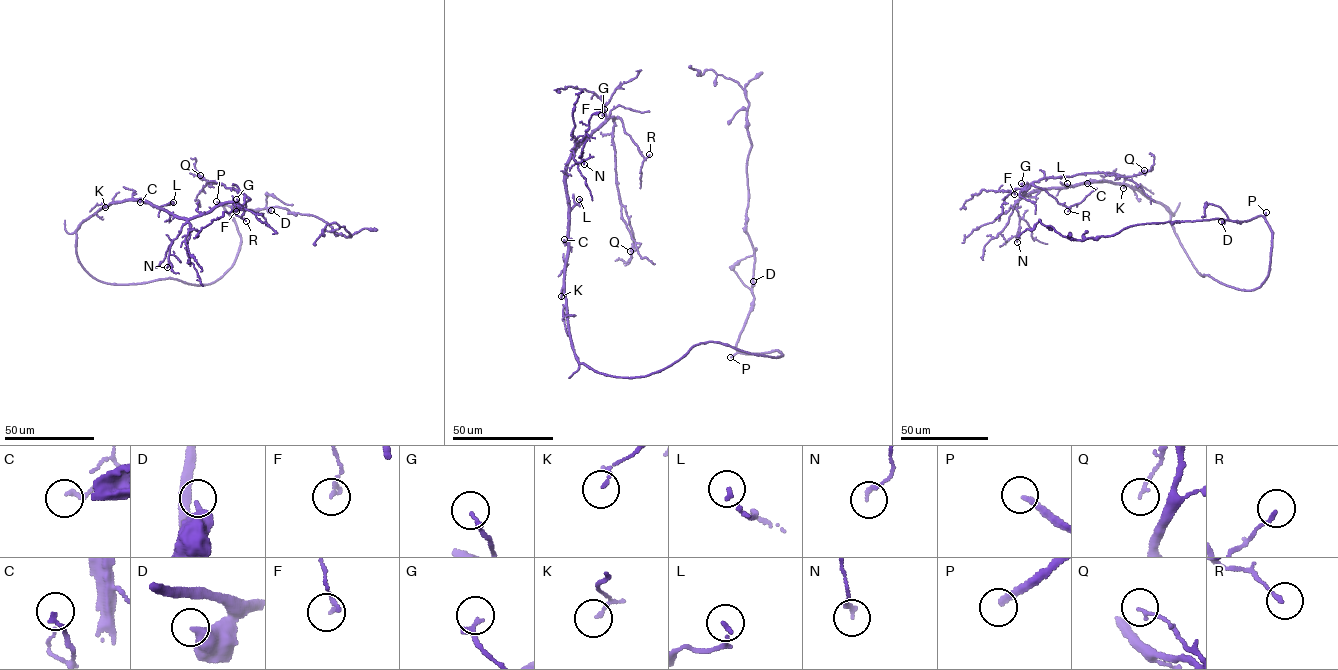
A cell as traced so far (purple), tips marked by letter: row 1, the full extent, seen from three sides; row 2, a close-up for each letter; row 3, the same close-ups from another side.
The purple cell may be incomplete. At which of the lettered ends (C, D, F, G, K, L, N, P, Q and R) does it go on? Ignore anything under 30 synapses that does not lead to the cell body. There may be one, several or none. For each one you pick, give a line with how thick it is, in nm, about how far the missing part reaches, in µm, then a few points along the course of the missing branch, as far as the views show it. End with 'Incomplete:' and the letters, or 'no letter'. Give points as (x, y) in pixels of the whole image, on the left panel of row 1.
P: Thickness 240 nm. Missing length about 110 µm. Course of what is missing: (216, 201), (195, 182), (172, 177), (147, 187), (119, 214), (123, 213)
Incomplete: P

